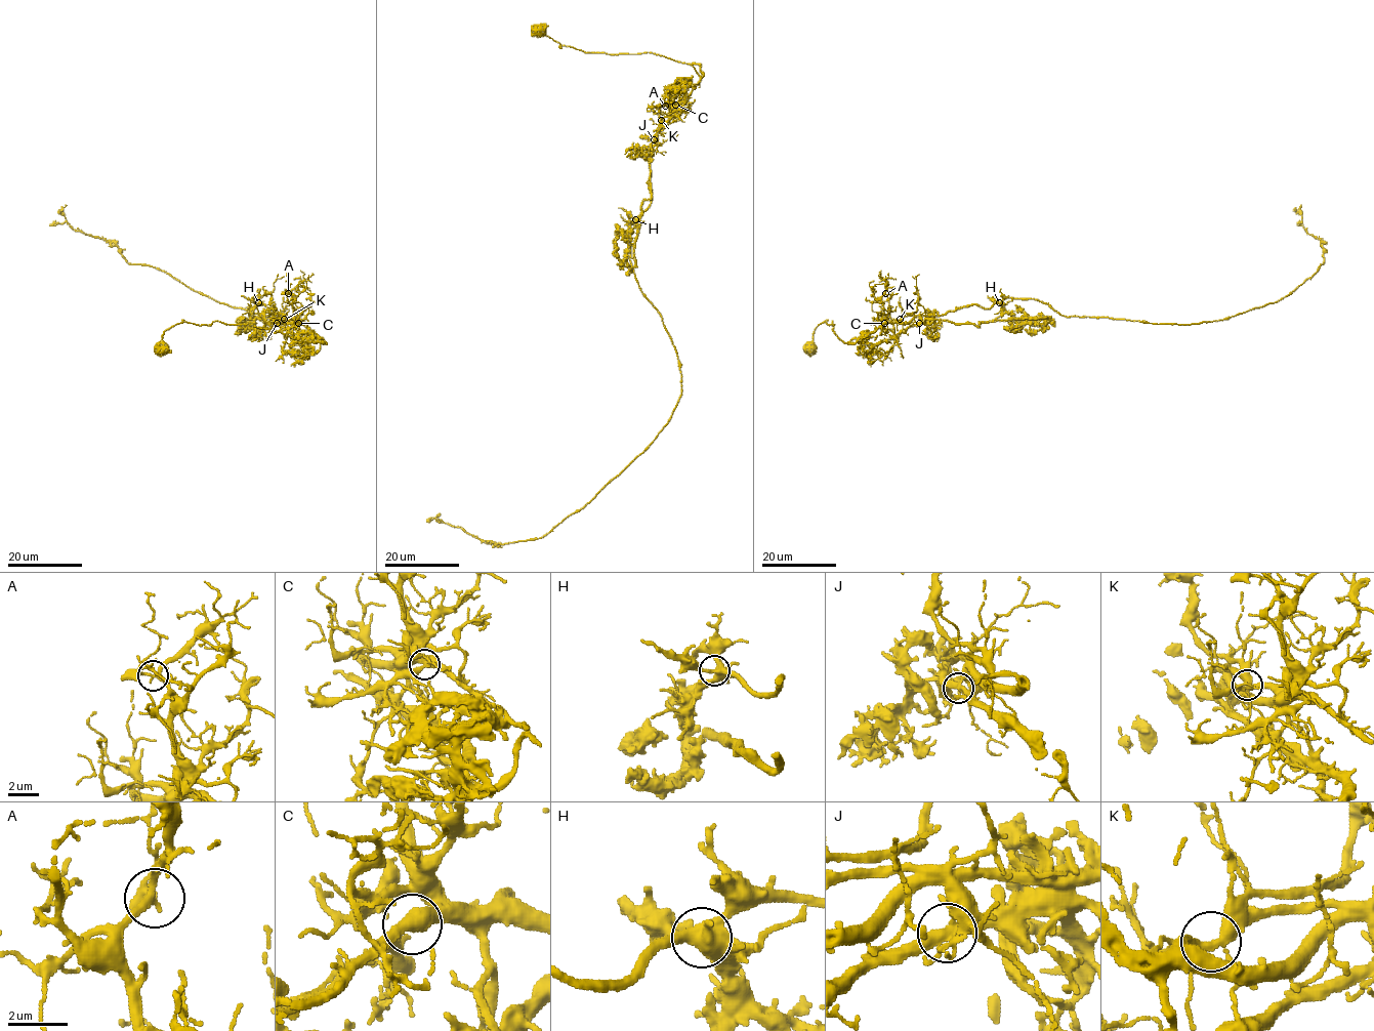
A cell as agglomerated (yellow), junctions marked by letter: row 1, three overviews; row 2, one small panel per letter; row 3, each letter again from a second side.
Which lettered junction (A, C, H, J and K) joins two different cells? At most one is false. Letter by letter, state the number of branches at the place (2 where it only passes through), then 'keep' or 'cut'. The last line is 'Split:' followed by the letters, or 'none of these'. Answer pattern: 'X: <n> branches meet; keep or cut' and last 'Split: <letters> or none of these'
A: 4 branches meet; keep
C: 3 branches meet; keep
H: 5 branches meet; keep
J: 5 branches meet; cut
K: 7 branches meet; keep
Split: J

